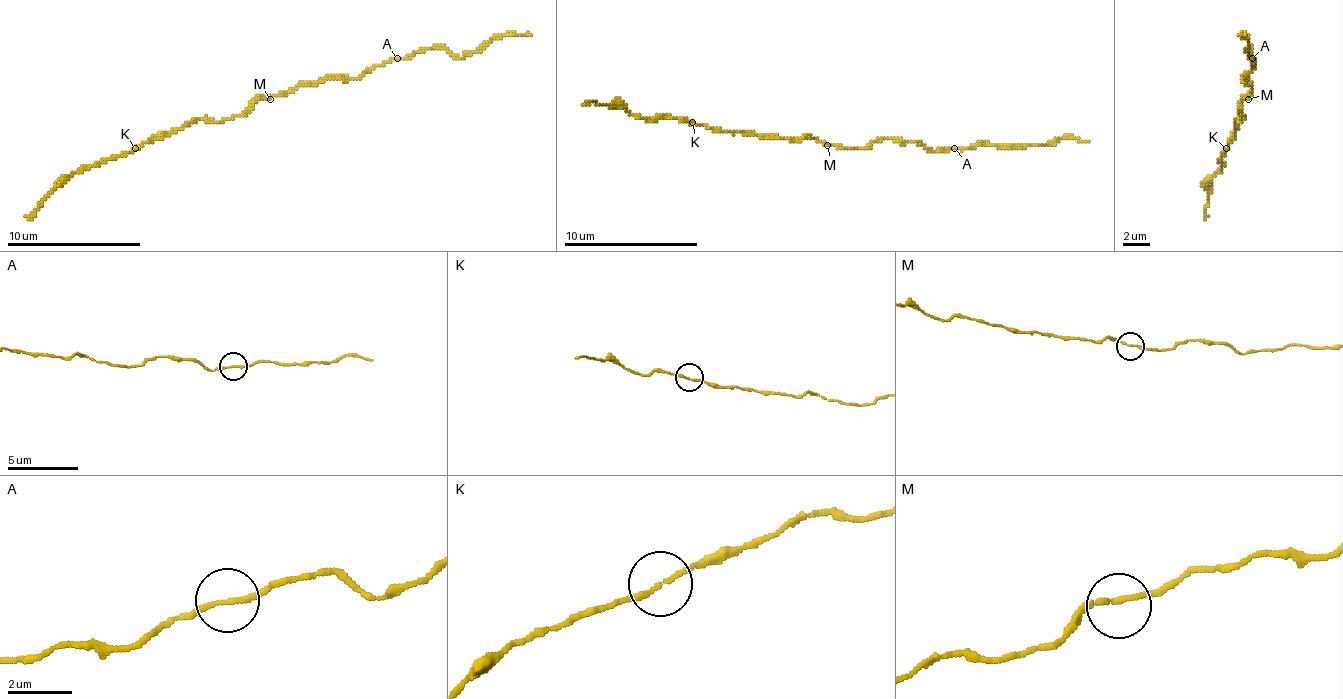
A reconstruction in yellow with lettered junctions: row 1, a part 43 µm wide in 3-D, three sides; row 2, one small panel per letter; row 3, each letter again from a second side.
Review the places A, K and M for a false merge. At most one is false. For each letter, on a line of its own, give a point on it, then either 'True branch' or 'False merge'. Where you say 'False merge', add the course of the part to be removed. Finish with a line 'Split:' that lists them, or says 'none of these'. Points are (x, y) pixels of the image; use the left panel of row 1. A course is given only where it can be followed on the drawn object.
A: Place: (397, 58). True branch
K: Place: (135, 148). True branch
M: Place: (270, 99). True branch
Split: none of these

